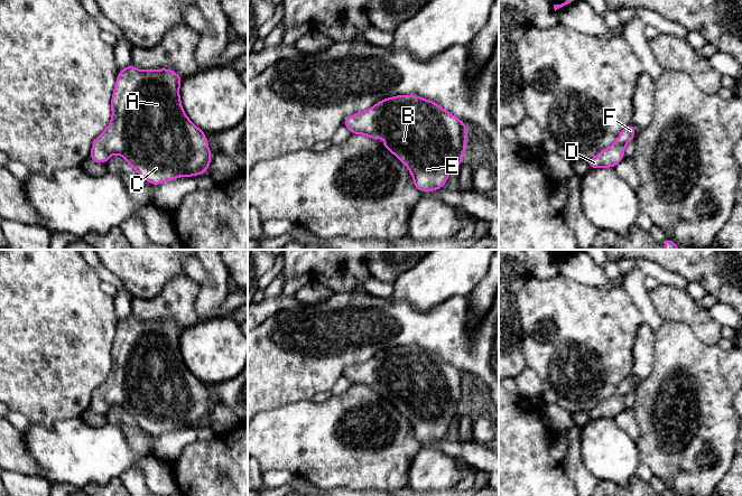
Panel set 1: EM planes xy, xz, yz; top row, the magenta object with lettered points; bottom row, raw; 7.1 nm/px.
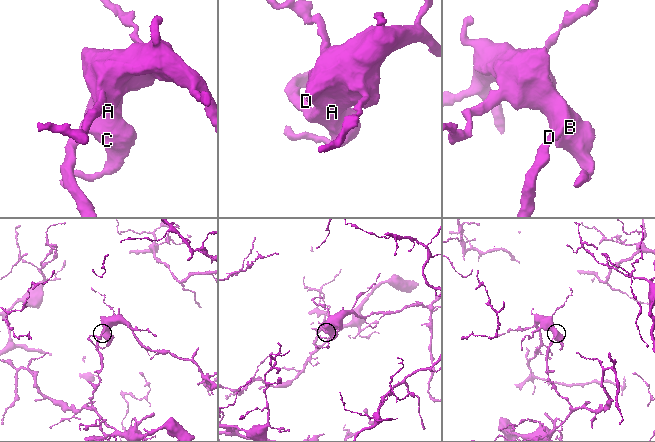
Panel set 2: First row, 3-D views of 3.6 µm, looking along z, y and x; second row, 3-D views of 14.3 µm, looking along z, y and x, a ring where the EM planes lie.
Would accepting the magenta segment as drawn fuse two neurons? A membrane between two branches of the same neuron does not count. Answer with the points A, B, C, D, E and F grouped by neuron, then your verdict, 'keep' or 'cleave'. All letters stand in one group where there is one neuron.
groups A B C D E F; keep

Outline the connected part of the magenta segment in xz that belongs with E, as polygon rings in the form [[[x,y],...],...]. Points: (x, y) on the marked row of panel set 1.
[[[397,95],[381,100],[372,107],[347,116],[343,125],[352,134],[365,134],[371,139],[388,137],[382,147],[392,152],[406,166],[419,191],[433,191],[444,187],[449,174],[463,161],[467,127],[439,104],[417,95]]]

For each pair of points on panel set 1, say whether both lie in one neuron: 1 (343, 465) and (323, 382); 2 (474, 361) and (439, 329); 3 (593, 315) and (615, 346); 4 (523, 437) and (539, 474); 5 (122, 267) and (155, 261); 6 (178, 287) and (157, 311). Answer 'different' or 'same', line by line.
1: different
2: same
3: same
4: same
5: same
6: same

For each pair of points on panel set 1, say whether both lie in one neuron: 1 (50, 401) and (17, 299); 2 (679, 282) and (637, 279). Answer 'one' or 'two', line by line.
1: one
2: two

